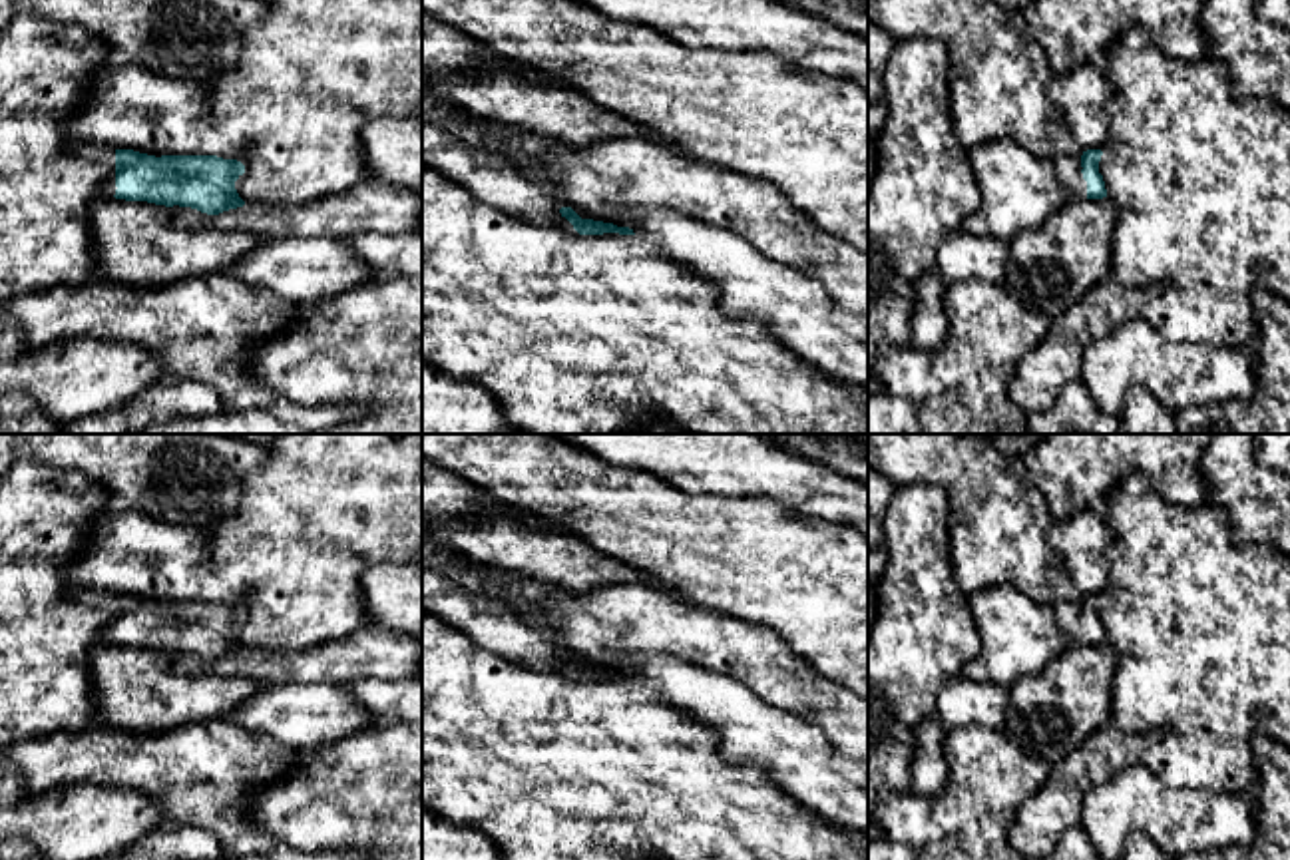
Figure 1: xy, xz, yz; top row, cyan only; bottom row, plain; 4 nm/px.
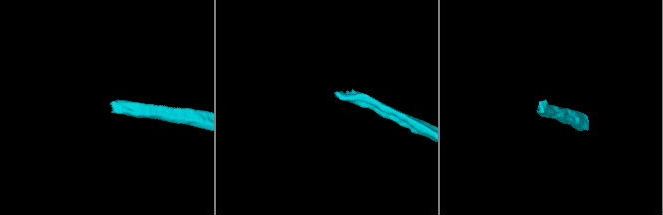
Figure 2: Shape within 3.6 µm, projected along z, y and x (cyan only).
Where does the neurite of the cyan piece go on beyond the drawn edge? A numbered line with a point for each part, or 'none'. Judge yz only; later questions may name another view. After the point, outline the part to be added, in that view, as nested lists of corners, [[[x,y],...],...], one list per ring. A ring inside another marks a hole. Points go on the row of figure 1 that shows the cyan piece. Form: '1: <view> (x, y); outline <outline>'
1: yz (1068, 168); outline [[[1061,155],[1055,161],[1055,173],[1059,183],[1065,187],[1069,199],[1085,199],[1087,197],[1087,181],[1081,173],[1081,157]]]

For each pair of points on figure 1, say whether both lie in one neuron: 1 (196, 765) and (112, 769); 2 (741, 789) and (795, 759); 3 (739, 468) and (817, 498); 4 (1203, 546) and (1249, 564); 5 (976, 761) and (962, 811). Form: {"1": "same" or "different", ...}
{"1": "same", "2": "different", "3": "same", "4": "same", "5": "same"}

